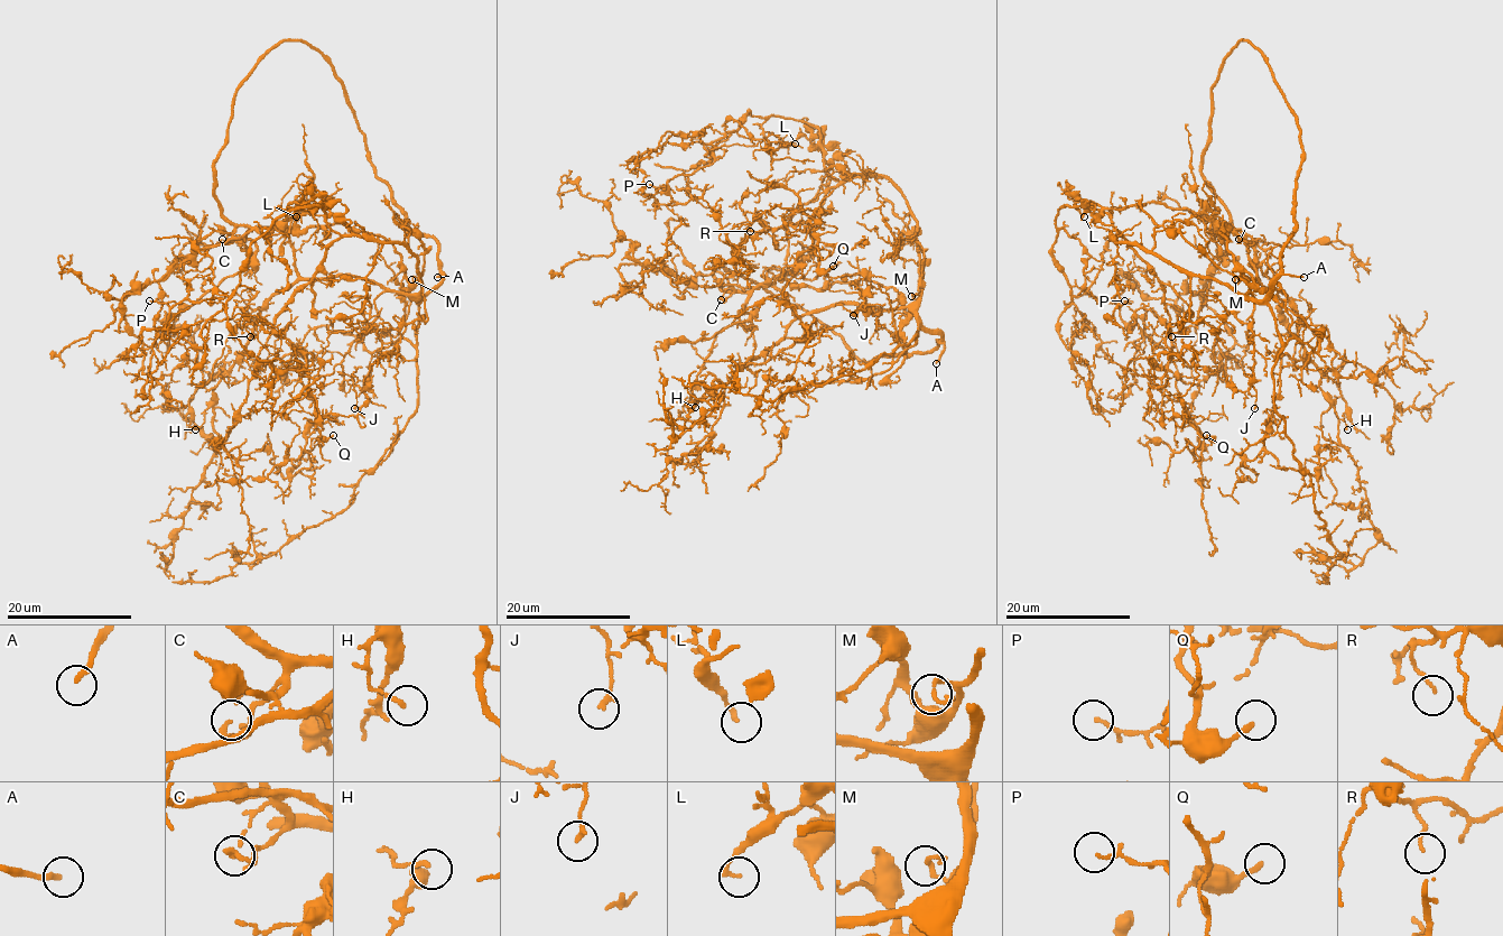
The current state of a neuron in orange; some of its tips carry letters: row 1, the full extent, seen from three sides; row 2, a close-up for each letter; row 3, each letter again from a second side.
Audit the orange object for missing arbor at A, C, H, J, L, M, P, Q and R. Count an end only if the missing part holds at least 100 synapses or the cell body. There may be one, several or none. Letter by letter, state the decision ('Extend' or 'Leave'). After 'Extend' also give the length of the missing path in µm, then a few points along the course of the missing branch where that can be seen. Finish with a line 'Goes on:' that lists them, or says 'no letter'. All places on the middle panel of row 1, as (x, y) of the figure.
A: Extend. Missing length about 40 µm
C: Leave
H: Leave
J: Leave
L: Leave
M: Leave
P: Leave
Q: Leave
R: Leave
Goes on: A

